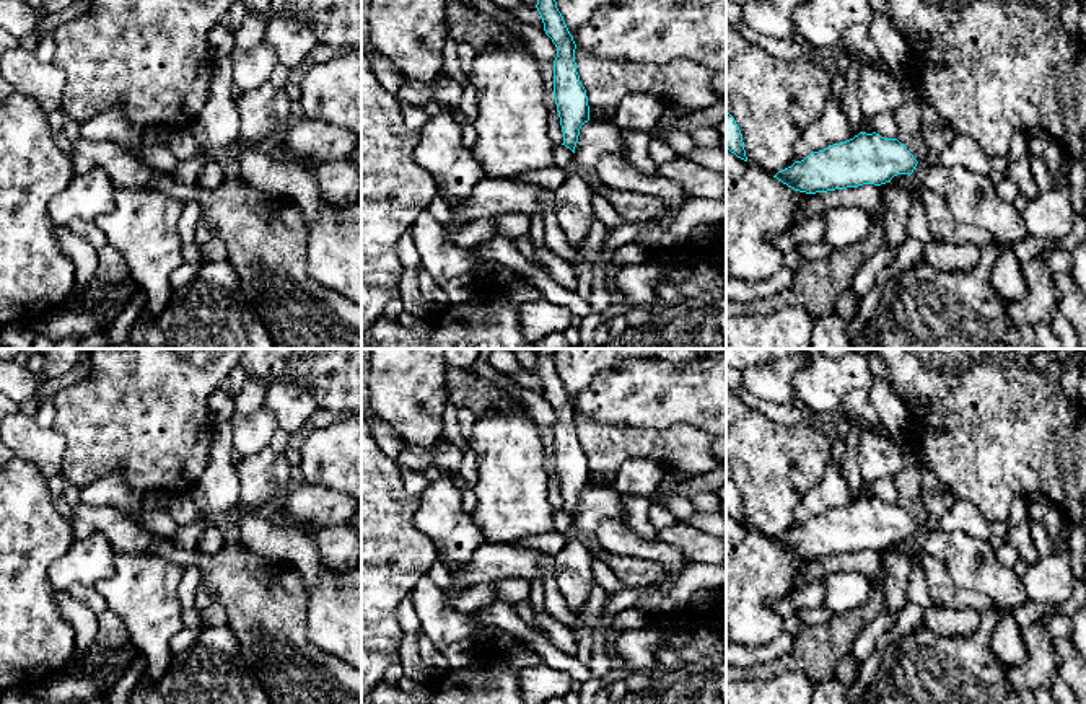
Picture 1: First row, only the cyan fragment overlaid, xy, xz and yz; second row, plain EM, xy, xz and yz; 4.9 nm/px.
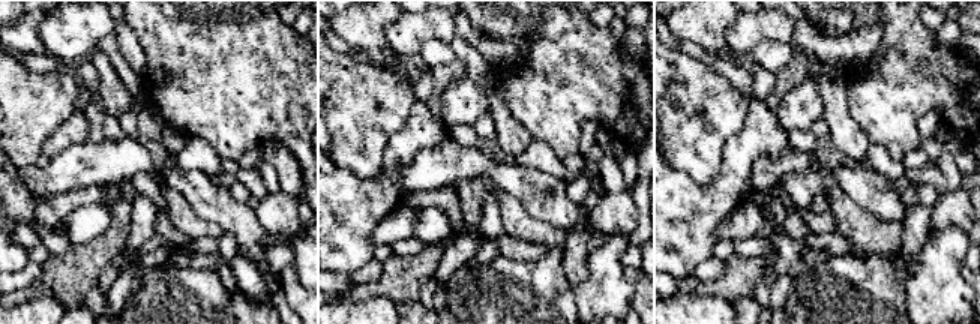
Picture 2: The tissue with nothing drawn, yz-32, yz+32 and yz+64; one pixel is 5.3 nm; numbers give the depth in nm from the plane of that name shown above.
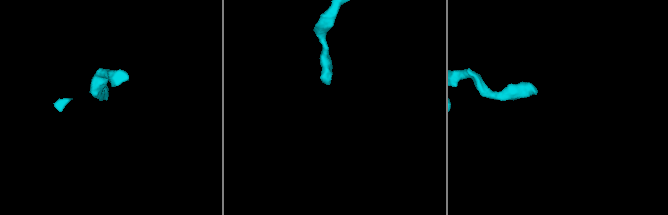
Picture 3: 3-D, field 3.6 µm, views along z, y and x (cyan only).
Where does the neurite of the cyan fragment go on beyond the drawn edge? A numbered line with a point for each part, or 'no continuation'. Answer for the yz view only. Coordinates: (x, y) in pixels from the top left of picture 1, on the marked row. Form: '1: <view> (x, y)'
1: yz (972, 198)

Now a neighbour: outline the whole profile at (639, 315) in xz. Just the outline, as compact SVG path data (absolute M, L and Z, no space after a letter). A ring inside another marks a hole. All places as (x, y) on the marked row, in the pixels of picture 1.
M632 306L627 313L628 326L642 326L653 319L655 310L651 306Z

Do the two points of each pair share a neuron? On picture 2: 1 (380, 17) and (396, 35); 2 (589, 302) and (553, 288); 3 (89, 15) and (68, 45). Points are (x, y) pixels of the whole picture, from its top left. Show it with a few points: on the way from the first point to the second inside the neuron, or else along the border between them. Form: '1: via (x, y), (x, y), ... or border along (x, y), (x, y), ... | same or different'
1: border along (399, 15), (384, 30), (389, 48) | different
2: border along (571, 285), (575, 308) | different
3: via (81, 23), (71, 33), (71, 38) | same

